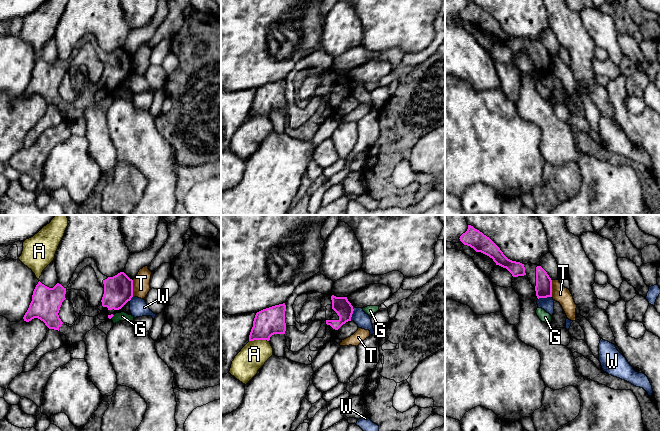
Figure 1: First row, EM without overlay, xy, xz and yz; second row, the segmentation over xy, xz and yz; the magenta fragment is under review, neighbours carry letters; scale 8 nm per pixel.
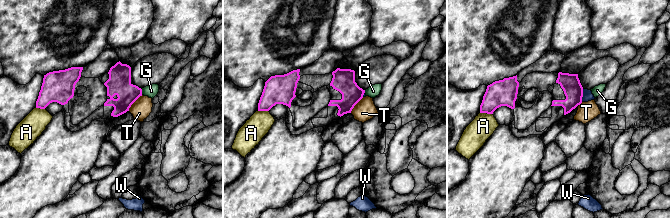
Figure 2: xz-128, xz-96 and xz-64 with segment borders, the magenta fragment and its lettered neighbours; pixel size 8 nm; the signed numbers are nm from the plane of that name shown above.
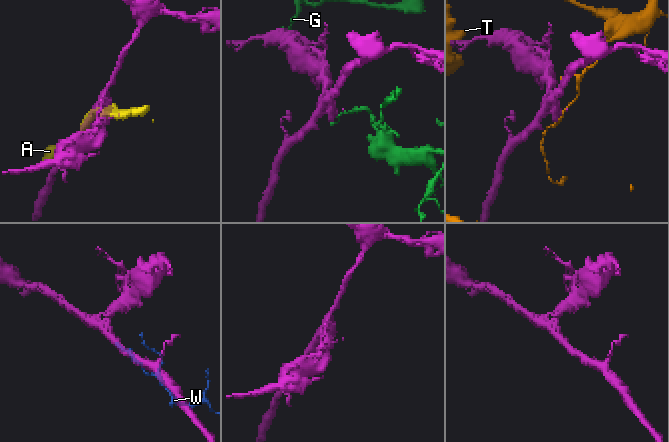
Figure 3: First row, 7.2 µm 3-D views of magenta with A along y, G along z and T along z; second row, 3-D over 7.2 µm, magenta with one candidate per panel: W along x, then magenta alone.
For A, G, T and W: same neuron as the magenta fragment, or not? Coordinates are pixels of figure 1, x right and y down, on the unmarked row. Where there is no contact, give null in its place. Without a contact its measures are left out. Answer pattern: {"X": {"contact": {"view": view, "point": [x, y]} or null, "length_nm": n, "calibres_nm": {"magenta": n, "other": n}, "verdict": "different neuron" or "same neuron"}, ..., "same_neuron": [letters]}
{"A": {"contact": {"view": "xz", "point": [258, 115]}, "length_nm": 160, "calibres_nm": {"magenta": 220, "other": 220}, "verdict": "different neuron"}, "G": {"contact": {"view": "xy", "point": [112, 92]}, "length_nm": 50, "calibres_nm": {"magenta": 30, "other": 70}, "verdict": "different neuron"}, "T": {"contact": {"view": "xy", "point": [132, 64]}, "length_nm": 140, "calibres_nm": {"magenta": 240, "other": 140}, "verdict": "different neuron"}, "W": {"contact": {"view": "yz", "point": [544, 73]}, "length_nm": 110, "calibres_nm": {"magenta": 140, "other": 100}, "verdict": "different neuron"}, "same_neuron": []}

